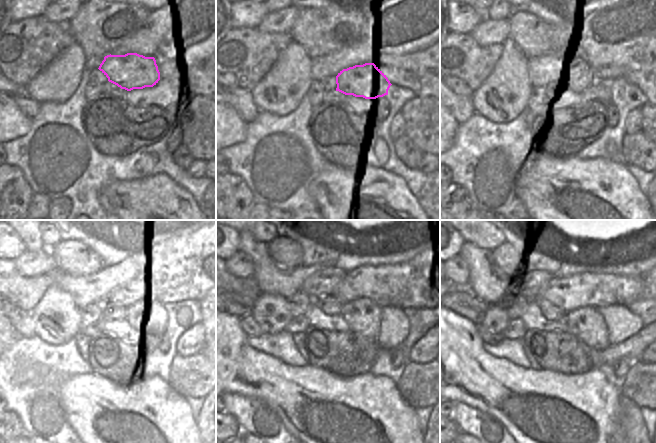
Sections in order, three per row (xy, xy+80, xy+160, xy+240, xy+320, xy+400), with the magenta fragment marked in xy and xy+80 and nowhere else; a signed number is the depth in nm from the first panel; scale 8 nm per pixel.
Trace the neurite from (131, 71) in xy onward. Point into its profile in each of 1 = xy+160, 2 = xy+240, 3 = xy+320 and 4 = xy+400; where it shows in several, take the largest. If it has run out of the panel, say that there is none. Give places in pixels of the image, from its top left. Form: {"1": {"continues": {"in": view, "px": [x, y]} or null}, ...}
{"1": {"continues": {"in": "xy+160", "px": [585, 88]}}, "2": {"continues": {"in": "xy+240", "px": [143, 316]}}, "3": {"continues": {"in": "xy+320", "px": [362, 315]}}, "4": {"continues": {"in": "xy+400", "px": [586, 323]}}}

